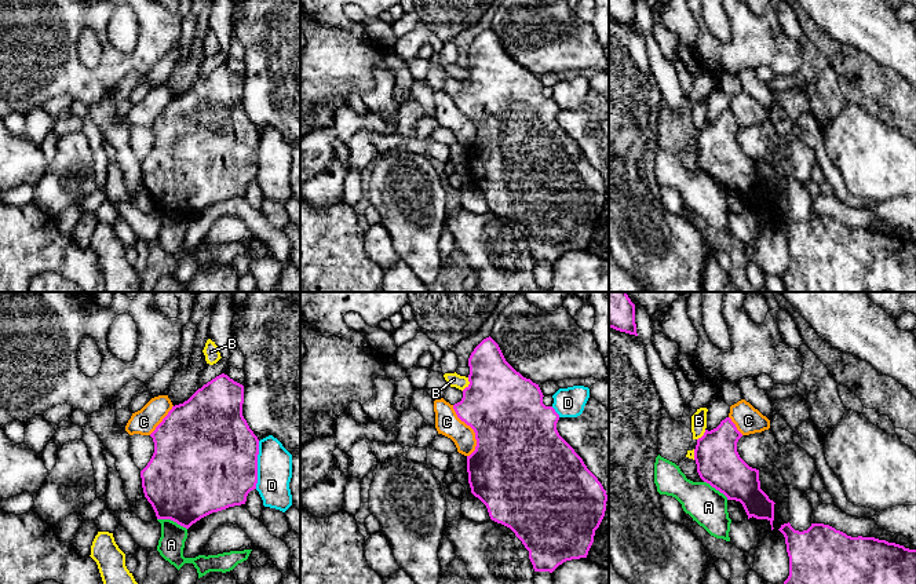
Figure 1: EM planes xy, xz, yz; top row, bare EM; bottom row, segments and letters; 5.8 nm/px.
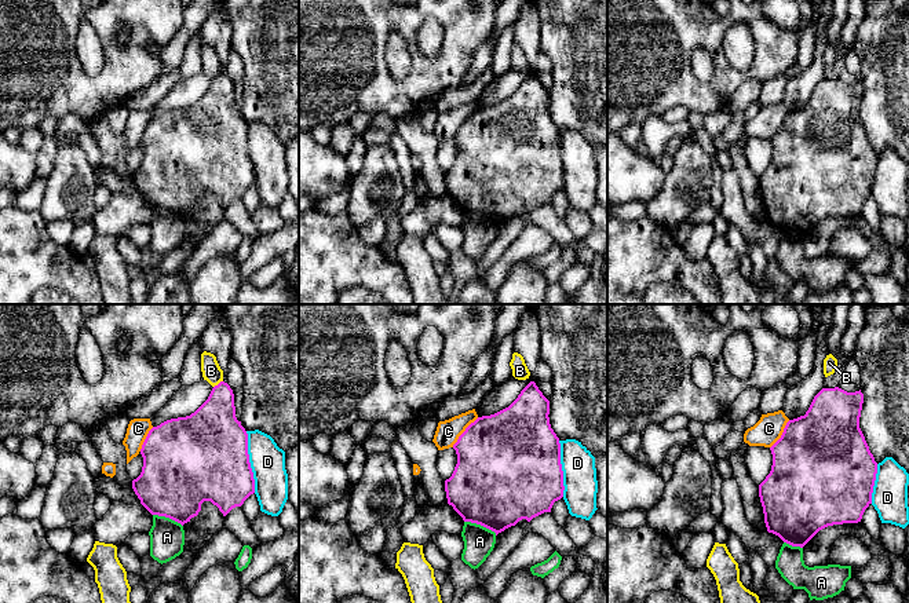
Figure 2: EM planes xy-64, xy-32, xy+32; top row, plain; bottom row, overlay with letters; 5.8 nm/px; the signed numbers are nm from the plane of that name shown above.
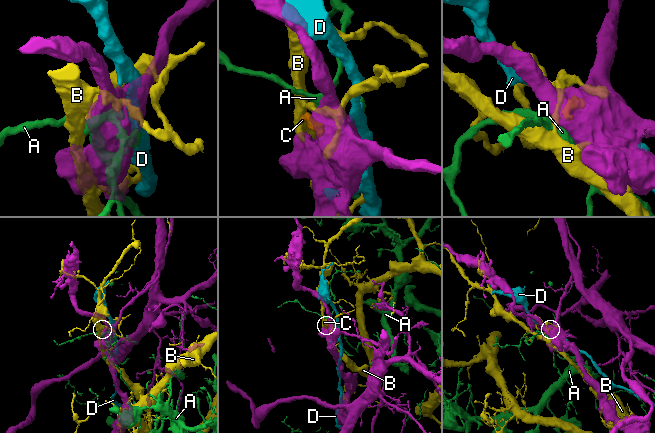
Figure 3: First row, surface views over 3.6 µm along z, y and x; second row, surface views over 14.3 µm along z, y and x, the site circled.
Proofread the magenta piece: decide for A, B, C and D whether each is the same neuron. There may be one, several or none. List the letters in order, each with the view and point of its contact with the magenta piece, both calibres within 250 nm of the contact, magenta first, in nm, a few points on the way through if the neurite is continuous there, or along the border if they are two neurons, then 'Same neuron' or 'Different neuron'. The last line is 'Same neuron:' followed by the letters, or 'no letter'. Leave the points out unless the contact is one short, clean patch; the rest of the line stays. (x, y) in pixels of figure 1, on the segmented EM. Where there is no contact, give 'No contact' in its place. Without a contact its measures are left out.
A: Touches magenta at xy (172, 519). Thickness 480 nm (magenta) against 150 nm. Different neuron
B: Touches magenta at xz (469, 384). Thickness 440 nm (magenta) against 80 nm. Different neuron
C: Touches magenta at xz (473, 429). Thickness 480 nm (magenta) against 140 nm. Boundary: xz (452, 405), (456, 415), (474, 433), (475, 449), (469, 456). Different neuron
D: Touches magenta at xy (256, 464). Thickness 500 nm (magenta) against 200 nm. Different neuron
Same neuron: no letter

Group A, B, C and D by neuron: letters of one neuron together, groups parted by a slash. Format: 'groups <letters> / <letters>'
groups A / B / C / D

